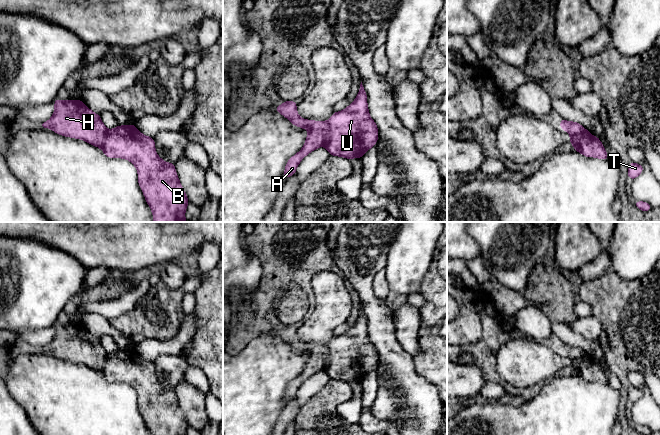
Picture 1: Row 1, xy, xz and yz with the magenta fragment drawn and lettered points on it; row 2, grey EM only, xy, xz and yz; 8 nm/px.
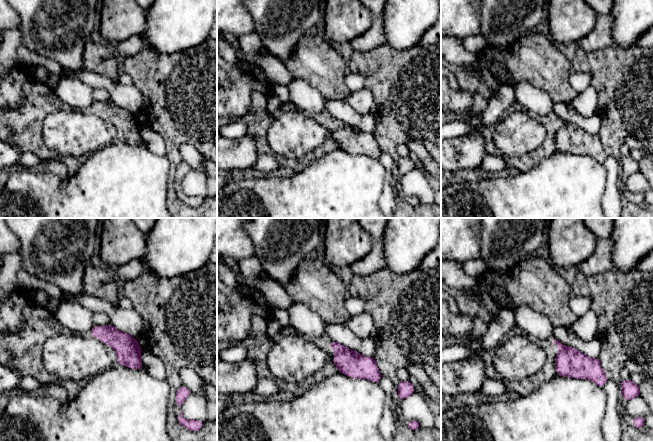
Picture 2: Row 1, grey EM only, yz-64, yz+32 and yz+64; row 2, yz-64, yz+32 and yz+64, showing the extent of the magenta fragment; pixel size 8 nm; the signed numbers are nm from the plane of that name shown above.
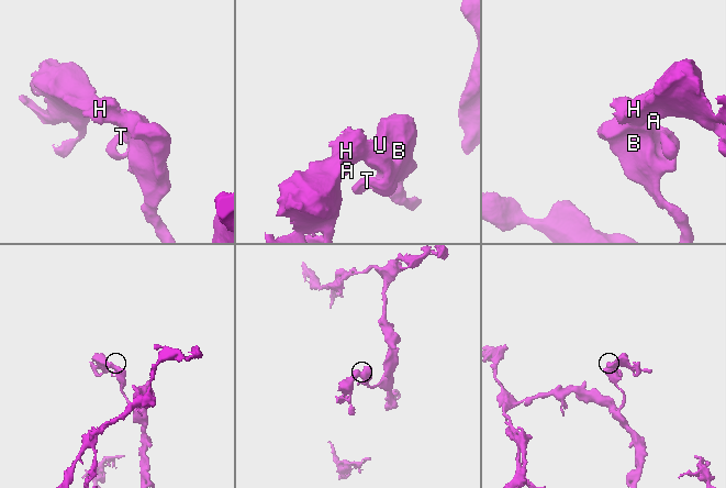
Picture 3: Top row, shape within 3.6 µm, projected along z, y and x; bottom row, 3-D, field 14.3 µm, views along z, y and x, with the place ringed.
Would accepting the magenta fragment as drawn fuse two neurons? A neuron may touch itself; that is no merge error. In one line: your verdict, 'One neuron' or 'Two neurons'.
Two neurons

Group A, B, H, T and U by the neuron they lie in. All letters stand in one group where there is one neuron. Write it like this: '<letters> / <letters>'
A H / B T U

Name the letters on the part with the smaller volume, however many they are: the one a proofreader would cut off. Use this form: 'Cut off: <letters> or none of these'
Cut off: A, H

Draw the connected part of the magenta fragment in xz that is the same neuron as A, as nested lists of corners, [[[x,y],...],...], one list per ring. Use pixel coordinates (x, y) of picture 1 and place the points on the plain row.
[[[295,324],[284,325],[282,329],[279,329],[274,334],[289,343],[294,350],[308,354],[308,360],[303,372],[291,381],[285,390],[283,400],[284,402],[288,402],[295,398],[297,390],[306,379],[324,369],[326,359],[329,355],[329,347],[328,345],[314,345],[301,342],[297,338]]]

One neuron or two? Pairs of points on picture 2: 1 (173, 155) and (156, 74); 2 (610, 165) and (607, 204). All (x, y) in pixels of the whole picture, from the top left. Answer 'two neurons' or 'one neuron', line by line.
1: one neuron
2: one neuron

